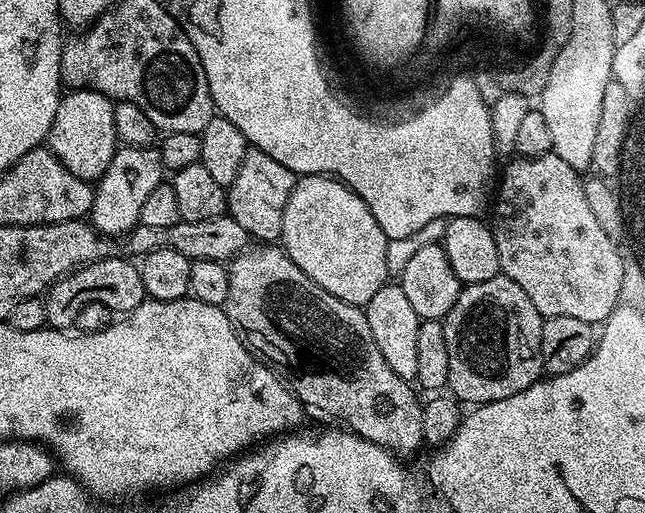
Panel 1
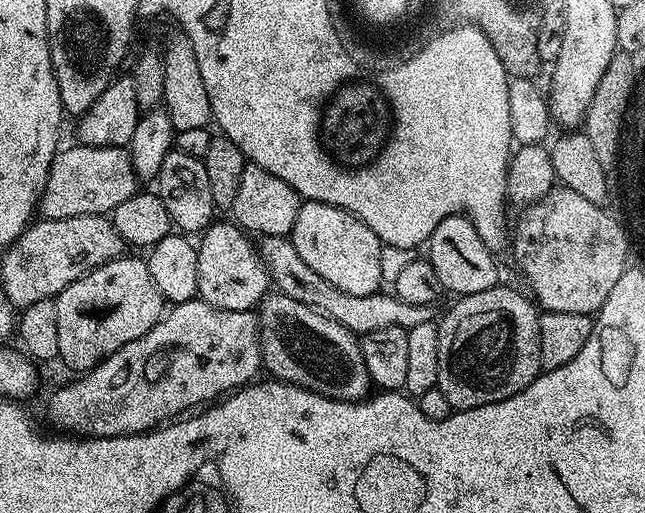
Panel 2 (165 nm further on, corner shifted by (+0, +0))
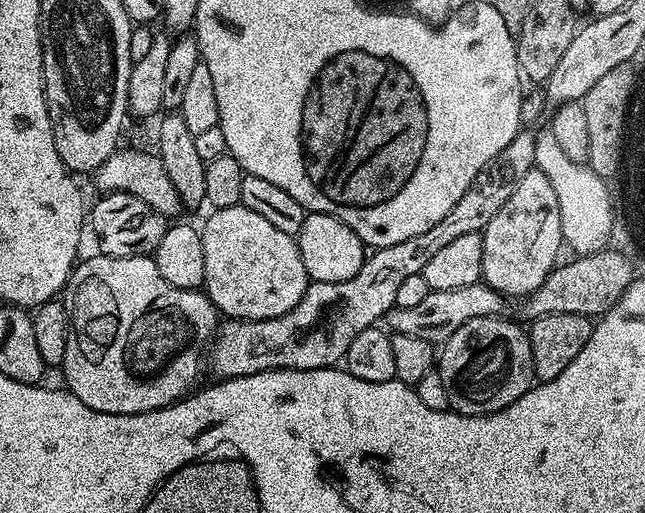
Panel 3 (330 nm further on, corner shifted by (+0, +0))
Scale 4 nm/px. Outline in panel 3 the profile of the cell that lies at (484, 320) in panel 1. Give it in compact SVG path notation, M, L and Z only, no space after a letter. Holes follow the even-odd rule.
M503 315L470 318L466 326L458 326L454 334L444 343L438 352L438 371L446 385L446 398L449 409L462 416L488 416L491 412L510 406L522 394L526 394L534 384L532 370L532 351L527 331L519 328L512 320L504 320Z

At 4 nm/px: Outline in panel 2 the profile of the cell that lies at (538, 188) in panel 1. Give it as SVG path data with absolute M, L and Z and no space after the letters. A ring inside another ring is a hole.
M557 186L537 204L529 204L521 211L524 213L517 224L515 221L514 235L510 240L510 256L516 259L525 282L532 287L531 295L535 303L543 311L592 316L599 312L606 298L610 298L610 290L614 290L618 278L622 278L622 274L629 267L629 233L621 221L620 225L610 213L603 212L604 210L601 205L582 198L582 194L574 194L574 190Z

